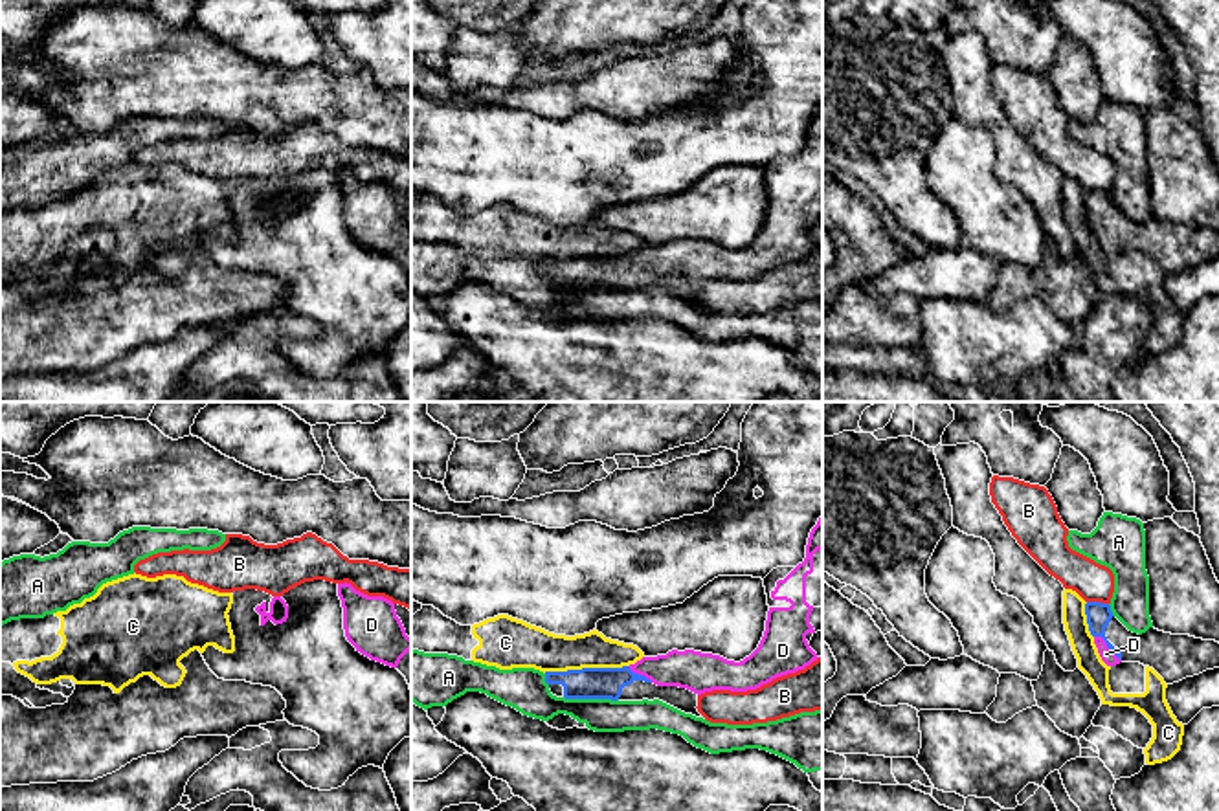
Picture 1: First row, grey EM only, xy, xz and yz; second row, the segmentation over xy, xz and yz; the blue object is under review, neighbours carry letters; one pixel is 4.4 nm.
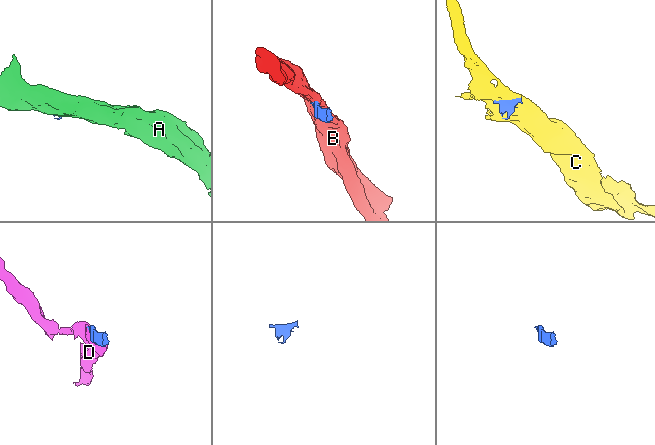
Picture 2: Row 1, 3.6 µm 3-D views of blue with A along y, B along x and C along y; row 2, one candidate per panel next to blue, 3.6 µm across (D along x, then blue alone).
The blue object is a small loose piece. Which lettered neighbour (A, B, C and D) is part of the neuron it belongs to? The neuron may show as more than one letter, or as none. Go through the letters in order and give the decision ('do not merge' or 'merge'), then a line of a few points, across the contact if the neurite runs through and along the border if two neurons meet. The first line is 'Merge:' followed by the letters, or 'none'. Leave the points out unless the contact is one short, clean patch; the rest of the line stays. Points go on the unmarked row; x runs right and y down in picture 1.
Merge: D
A: do not merge | xz (564, 285), (617, 288)
B: do not merge | yz (1087, 189), (1107, 193)
C: do not merge
D: merge | yz (1098, 204), (1098, 224), (1107, 235), (1106, 243)

